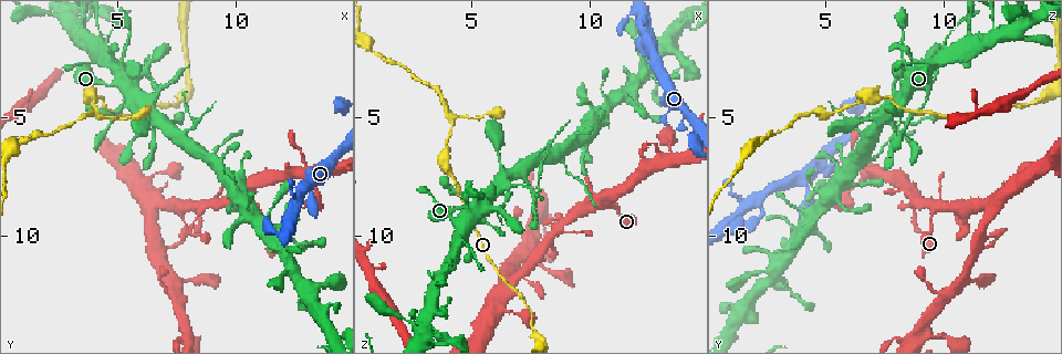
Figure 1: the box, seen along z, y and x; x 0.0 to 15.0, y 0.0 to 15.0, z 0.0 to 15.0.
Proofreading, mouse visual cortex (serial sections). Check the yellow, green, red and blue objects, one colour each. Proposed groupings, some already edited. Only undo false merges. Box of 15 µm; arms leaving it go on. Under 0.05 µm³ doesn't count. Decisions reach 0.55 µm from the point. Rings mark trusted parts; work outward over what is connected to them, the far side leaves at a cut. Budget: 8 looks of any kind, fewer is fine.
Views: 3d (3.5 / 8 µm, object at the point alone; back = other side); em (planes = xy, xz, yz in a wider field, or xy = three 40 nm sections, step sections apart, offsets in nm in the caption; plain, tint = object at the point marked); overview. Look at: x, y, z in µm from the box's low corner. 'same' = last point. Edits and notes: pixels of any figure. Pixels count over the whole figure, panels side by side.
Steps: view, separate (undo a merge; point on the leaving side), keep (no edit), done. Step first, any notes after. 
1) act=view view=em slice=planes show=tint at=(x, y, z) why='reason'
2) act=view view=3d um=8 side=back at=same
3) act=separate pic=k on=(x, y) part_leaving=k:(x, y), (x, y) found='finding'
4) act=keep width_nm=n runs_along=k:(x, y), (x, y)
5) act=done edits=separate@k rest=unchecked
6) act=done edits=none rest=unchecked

act=view view=3d um=3.5 side=back at=(4.9, 3.6, 8.7) why='four or more arms meet'

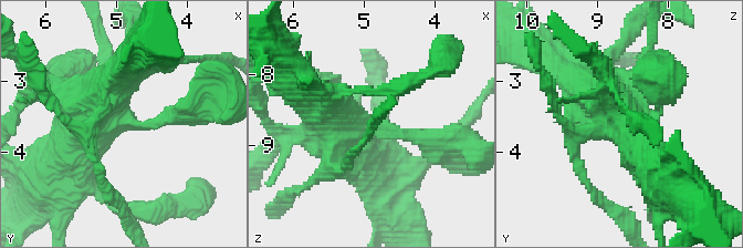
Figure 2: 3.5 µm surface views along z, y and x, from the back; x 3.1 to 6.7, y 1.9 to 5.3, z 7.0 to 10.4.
act=view view=em slice=planes show=tint at=(4.95, 3.50, 8.70) why='now the EM'

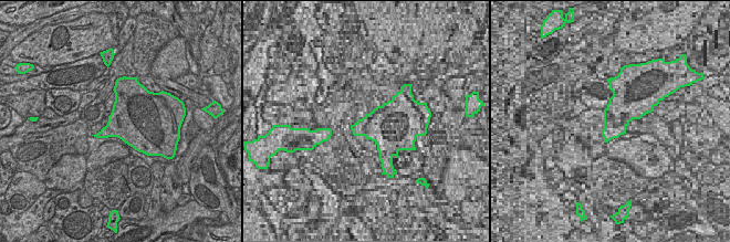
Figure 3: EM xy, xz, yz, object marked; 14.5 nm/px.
act=view view=em slice=xy step=3 show=tint at=same why='another direction'

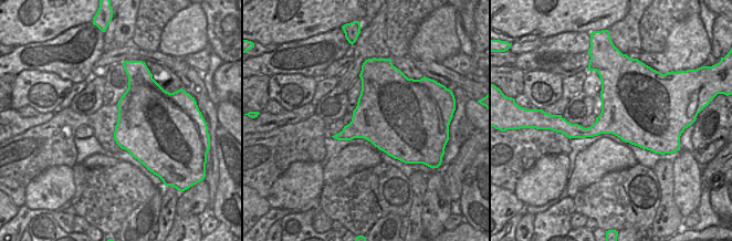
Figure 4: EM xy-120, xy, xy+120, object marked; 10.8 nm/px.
act=keep runs_along=2:(187, 112), (153, 125), (95, 119), (61, 156) found='one cell here'

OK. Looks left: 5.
act=view view=3d um=3.5 at=(7.8, 5.8, 6.6) why='two arms in line, one across'

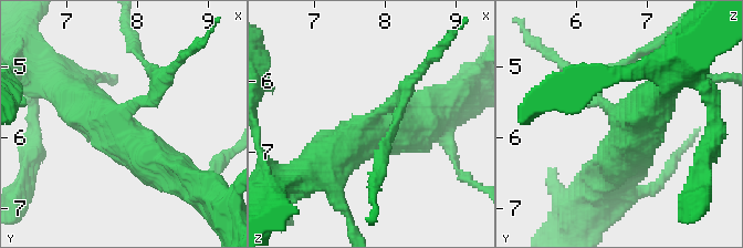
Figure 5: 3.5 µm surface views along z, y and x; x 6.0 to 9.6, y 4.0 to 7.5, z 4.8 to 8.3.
act=view view=em slice=xy step=2 show=tint at=(7.80, 5.70, 6.60) why='shape alone is not enough'

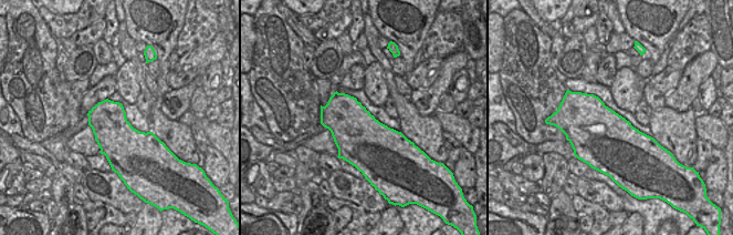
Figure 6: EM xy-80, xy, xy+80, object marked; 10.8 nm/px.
act=keep width_nm=550 runs_along=5:(59, 85), (171, 169) found='one cell here'

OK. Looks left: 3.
act=view view=3d um=8 side=back at=(9.8, 7.8, 6.1) why='abrupt turn'

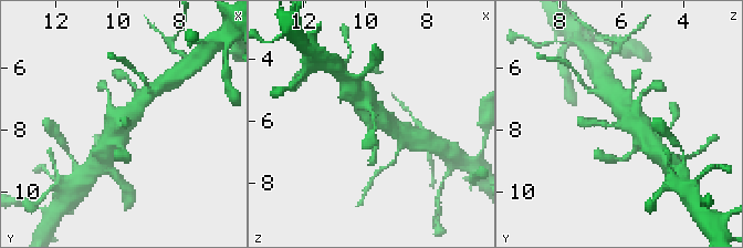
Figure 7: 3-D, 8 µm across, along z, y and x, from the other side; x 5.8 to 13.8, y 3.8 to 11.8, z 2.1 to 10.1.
act=view view=em slice=xy step=1 show=tint at=(9.8, 7.8, 6.2) why='need the tissue'

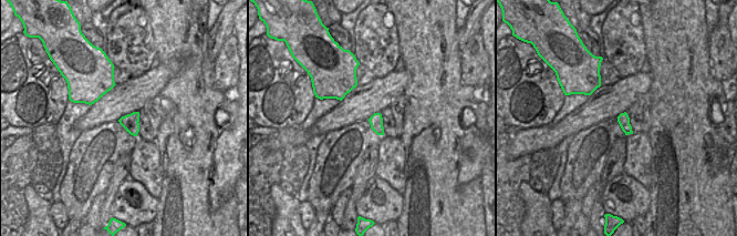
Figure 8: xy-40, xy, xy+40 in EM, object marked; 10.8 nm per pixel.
act=keep runs_along=7:(617, 101), (621, 124), (590, 122) found='continuous, no second cell'

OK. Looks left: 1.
act=done edits=none rest=unchecked

